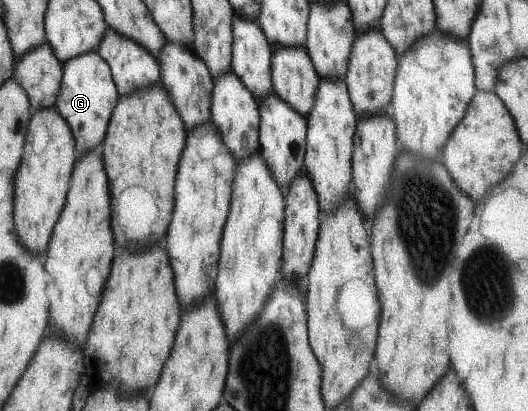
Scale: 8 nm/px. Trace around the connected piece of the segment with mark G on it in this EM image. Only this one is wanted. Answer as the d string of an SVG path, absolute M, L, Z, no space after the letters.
M95 49L73 56L61 65L62 79L53 107L70 128L77 154L84 154L103 139L113 107L118 99L117 89L110 68Z

